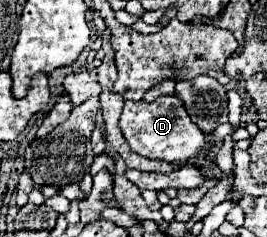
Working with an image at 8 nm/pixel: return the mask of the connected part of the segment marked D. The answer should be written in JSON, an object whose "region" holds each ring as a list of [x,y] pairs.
{"region":[[[177,94],[161,96],[155,102],[131,102],[127,100],[121,112],[119,120],[121,132],[125,140],[129,142],[131,150],[137,150],[137,154],[147,156],[147,158],[157,158],[165,160],[171,164],[189,164],[199,156],[199,152],[205,146],[205,134],[195,126]]]}

